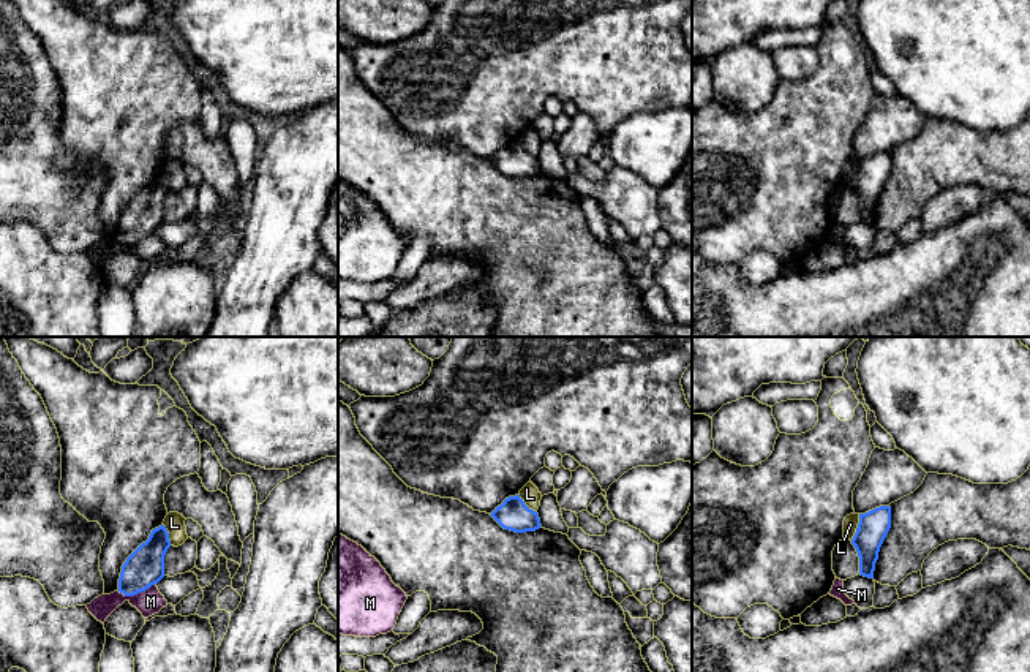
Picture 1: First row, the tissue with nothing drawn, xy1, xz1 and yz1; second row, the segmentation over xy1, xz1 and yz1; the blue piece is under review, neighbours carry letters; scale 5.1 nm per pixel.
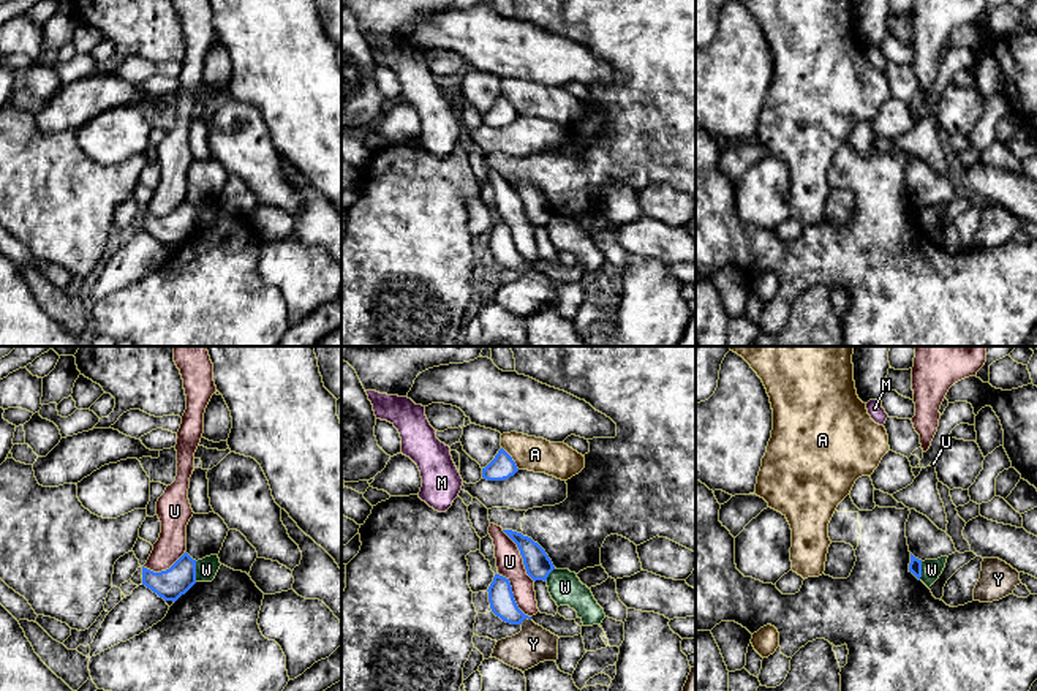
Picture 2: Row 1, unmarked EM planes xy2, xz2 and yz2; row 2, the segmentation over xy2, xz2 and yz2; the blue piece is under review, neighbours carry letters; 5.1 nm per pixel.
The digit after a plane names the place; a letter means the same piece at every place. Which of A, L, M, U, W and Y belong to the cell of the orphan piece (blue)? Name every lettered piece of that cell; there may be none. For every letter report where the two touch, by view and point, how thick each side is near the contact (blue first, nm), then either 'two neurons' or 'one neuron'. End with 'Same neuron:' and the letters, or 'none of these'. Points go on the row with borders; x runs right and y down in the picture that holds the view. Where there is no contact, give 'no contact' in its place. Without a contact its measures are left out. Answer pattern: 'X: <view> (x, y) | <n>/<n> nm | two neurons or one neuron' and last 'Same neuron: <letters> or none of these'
A: xz2 (511, 457) | 120/180 nm | two neurons
L: yz1 (858, 527) | 160/80 nm | two neurons
M: xy1 (136, 593) | 190/130 nm | two neurons
U: xz2 (520, 554) | 140/140 nm | two neurons
W: xy2 (195, 571) | 160/110 nm | two neurons
Y: xz2 (525, 617) | 130/190 nm | one neuron
Same neuron: Y

